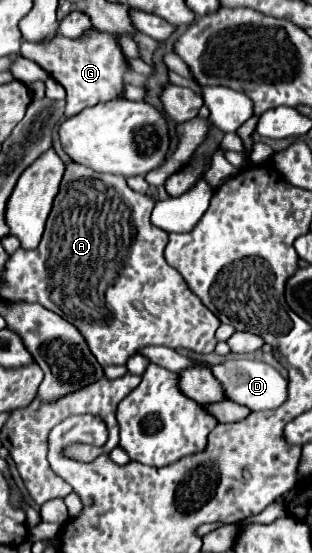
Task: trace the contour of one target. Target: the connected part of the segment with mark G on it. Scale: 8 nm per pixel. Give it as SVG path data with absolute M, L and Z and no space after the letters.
M98 30L88 32L80 40L68 40L64 36L54 36L48 44L30 44L22 42L20 56L36 62L44 68L60 86L66 90L66 108L64 116L74 116L88 106L98 102L108 102L112 98L120 98L122 92L122 76L128 70L124 54L116 44L112 34L102 34Z

